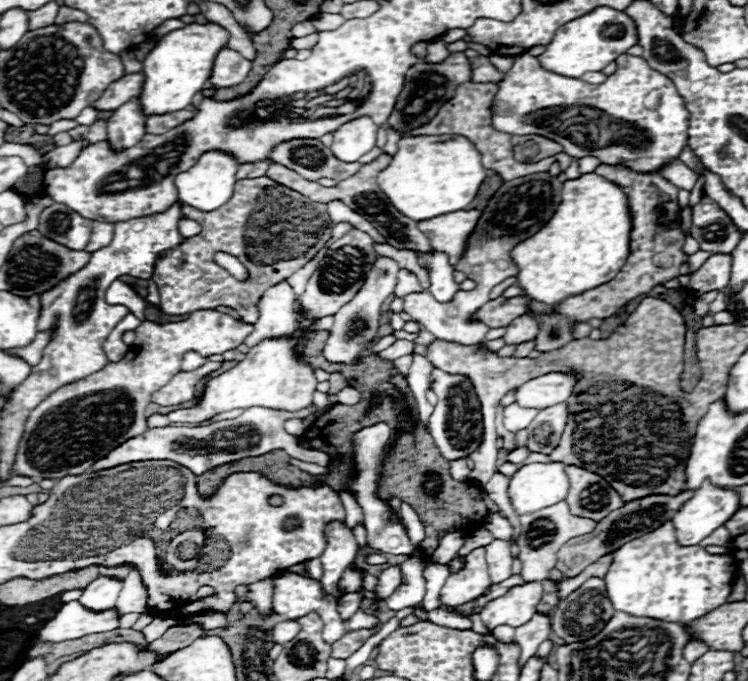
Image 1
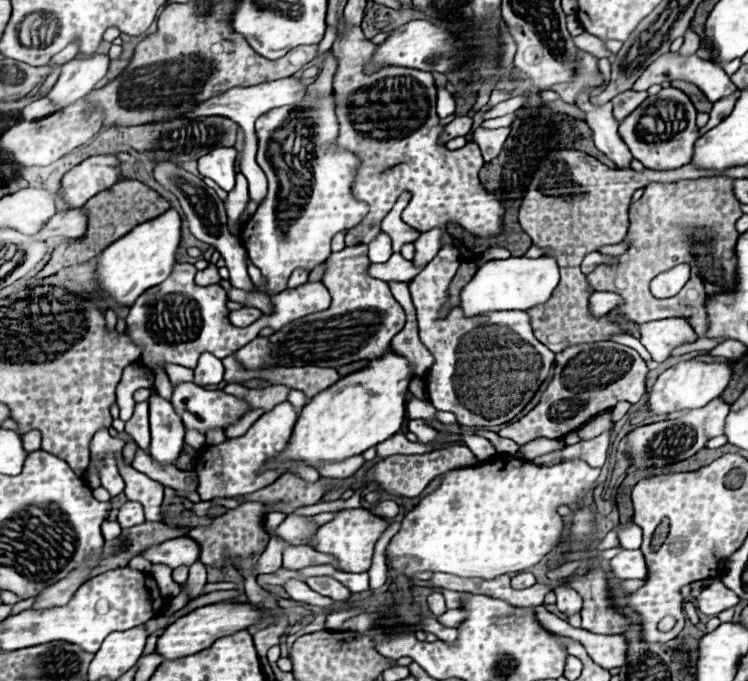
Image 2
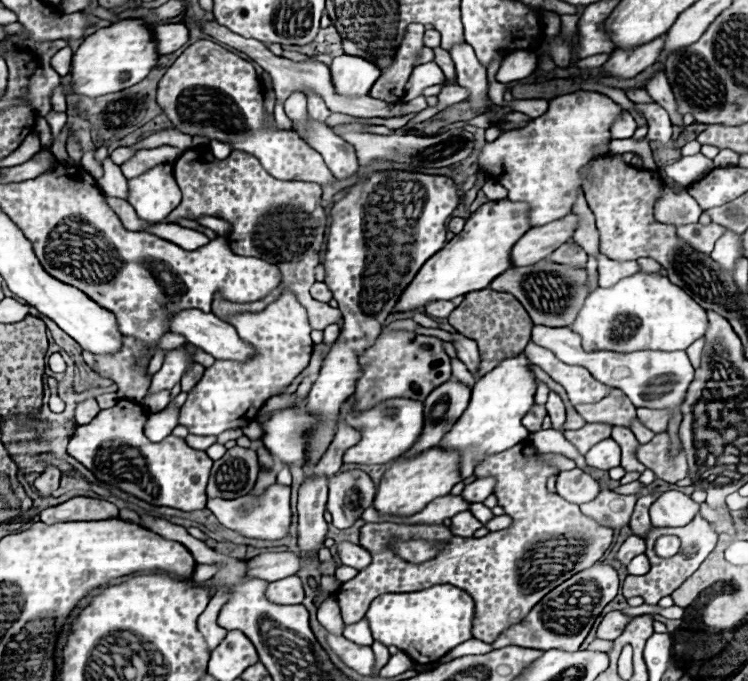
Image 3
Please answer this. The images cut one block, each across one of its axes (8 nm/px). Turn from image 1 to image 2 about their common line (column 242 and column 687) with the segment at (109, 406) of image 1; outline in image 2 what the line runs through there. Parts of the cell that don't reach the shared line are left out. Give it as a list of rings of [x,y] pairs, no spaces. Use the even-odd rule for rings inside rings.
[[[664,318],[646,324],[642,322],[640,342],[652,354],[652,360],[664,362],[676,346],[684,342],[696,342],[696,334],[684,318]]]

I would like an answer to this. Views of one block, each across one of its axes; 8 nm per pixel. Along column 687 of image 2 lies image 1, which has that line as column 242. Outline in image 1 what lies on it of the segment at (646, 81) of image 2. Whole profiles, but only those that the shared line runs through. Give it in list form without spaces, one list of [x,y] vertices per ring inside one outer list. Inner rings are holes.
[[[224,48],[220,54],[216,54],[214,64],[212,64],[212,74],[210,74],[210,84],[216,88],[228,88],[240,84],[252,68],[252,62],[240,56],[236,50]]]

